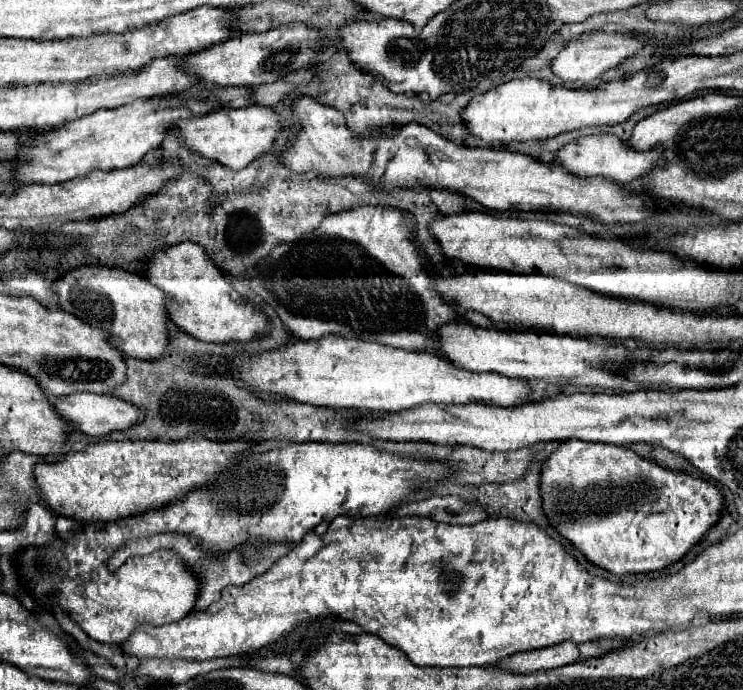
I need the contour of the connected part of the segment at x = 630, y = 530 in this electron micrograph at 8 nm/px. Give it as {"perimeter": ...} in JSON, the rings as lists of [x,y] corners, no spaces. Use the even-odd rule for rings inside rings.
{"perimeter":[[[564,440],[544,460],[540,470],[540,496],[548,524],[554,526],[568,542],[572,542],[588,562],[616,576],[656,572],[678,562],[720,520],[724,508],[722,492],[702,478],[666,470],[624,446],[582,440]],[[638,482],[640,492],[634,492]],[[568,506],[574,510],[574,514],[568,512]]]}

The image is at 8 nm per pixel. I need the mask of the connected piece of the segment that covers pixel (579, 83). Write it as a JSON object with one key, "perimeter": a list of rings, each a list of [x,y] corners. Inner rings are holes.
{"perimeter":[[[592,32],[592,34],[584,34],[576,40],[572,40],[566,48],[562,48],[562,52],[552,60],[552,70],[556,76],[560,76],[566,84],[574,86],[574,88],[594,88],[594,82],[602,72],[606,72],[608,68],[618,66],[622,60],[626,60],[628,56],[632,56],[634,52],[638,52],[644,46],[642,40],[634,40],[630,34],[608,34],[608,32]]]}

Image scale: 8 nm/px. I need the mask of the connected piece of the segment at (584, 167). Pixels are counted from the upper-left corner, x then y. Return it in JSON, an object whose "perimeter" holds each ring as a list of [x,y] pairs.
{"perimeter":[[[592,134],[592,136],[580,136],[578,140],[562,146],[554,154],[554,162],[566,168],[566,172],[582,176],[582,178],[592,178],[592,176],[602,176],[606,180],[612,180],[616,184],[632,182],[640,176],[644,176],[648,170],[652,170],[658,162],[662,160],[662,150],[648,150],[640,152],[634,148],[628,148],[624,142],[620,142],[612,134]]]}

